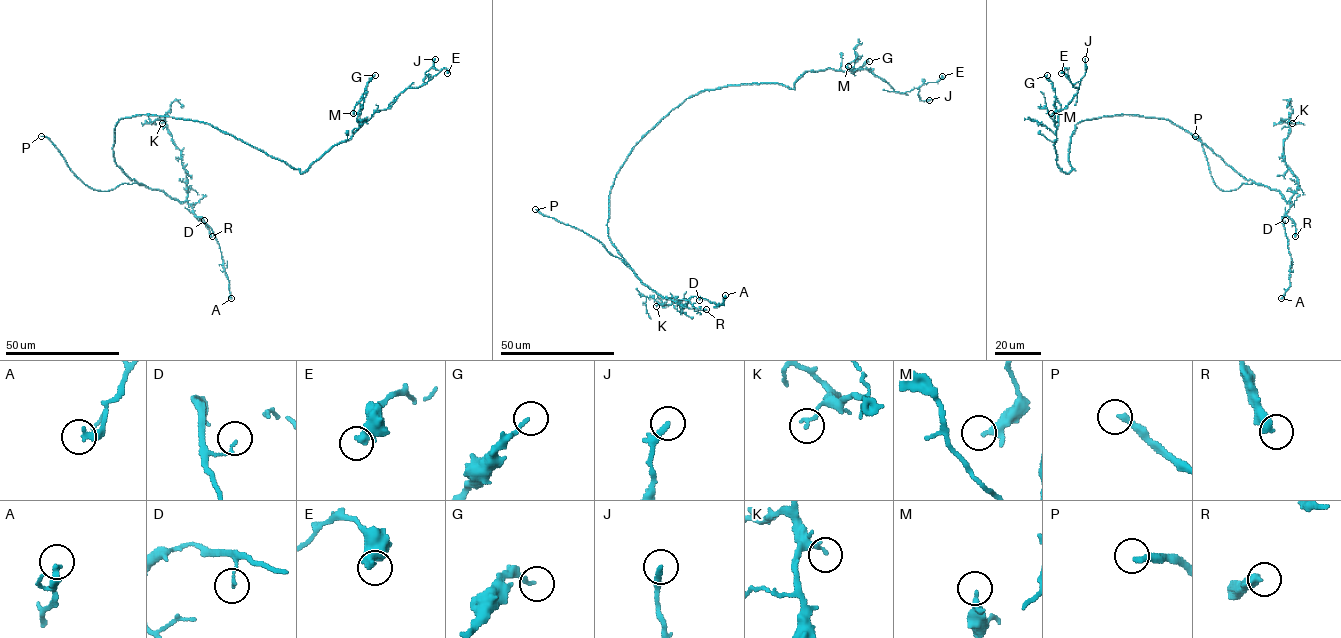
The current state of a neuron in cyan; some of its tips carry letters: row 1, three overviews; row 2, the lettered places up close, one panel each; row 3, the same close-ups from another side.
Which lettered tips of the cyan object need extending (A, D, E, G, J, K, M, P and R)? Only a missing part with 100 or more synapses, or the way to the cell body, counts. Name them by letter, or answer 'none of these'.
P

